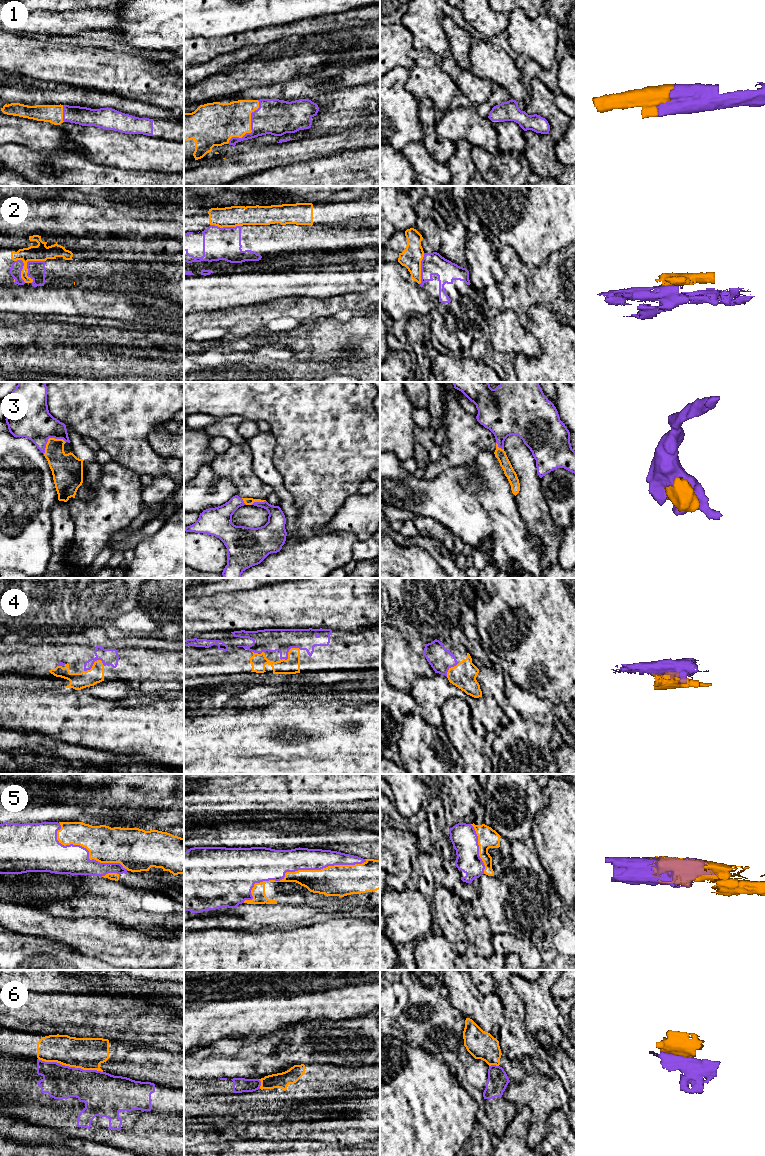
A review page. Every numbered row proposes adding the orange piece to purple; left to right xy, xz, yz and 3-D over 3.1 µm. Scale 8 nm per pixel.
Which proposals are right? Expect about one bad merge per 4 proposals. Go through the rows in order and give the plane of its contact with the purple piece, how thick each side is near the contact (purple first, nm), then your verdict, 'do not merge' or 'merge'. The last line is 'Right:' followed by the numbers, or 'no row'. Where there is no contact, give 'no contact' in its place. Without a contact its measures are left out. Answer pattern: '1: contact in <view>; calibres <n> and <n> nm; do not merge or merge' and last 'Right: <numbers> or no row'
1: contact in xz; calibres 280 and 300 nm; merge
2: contact in xy; calibres 140 and 140 nm; do not merge
3: contact in xy; calibres 340 and 200 nm; merge
4: contact in xz; calibres 190 and 130 nm; merge
5: contact in xz; calibres 260 and 220 nm; merge
6: contact in xy; calibres 280 and 260 nm; do not merge
Right: 1, 3, 4, 5

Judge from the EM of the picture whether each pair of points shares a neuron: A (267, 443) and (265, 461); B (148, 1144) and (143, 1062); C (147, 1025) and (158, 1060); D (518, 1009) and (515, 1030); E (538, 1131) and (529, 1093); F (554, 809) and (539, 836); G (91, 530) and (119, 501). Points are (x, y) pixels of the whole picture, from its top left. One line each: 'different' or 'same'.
A: same
B: different
C: different
D: same
E: same
F: same
G: same

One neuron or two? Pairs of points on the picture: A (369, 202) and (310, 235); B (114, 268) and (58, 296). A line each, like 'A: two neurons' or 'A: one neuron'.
A: two neurons
B: two neurons

